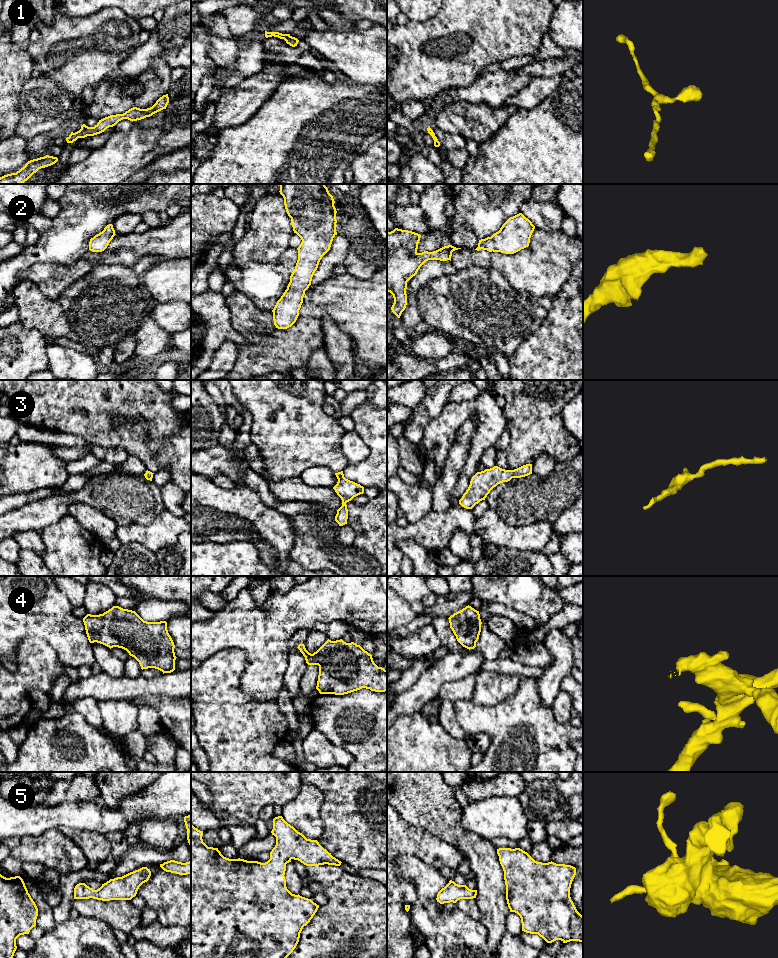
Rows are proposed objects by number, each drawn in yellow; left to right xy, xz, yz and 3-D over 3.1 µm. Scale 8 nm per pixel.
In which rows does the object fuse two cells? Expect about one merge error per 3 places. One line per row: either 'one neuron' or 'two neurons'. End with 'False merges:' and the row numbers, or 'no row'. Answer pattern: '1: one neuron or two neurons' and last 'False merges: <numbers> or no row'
1: one neuron
2: one neuron
3: one neuron
4: one neuron
5: one neuron
False merges: no row

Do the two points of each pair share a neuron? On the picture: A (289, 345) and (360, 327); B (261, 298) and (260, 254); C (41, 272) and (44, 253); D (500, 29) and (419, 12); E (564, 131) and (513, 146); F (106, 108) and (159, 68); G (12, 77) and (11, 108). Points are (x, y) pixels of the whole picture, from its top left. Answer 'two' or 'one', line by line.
A: one
B: two
C: two
D: two
E: one
F: one
G: one

